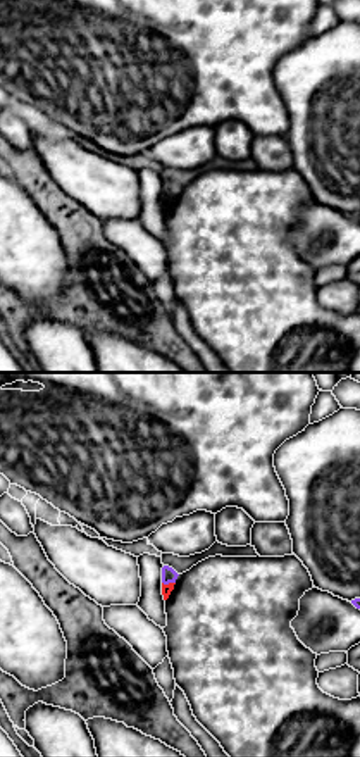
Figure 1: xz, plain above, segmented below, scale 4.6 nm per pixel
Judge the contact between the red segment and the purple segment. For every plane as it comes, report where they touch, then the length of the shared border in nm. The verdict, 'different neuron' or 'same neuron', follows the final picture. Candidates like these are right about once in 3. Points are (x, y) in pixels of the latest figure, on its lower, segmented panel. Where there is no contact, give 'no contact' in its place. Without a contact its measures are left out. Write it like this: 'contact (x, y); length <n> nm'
contact (169, 583); length 60 nm

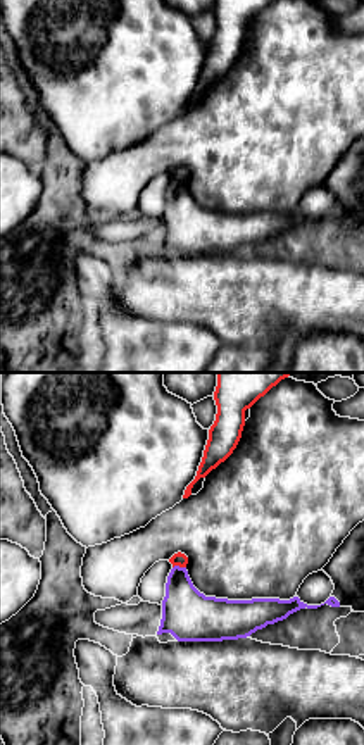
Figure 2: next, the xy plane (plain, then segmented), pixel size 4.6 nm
contact (178, 564); length 60 nm

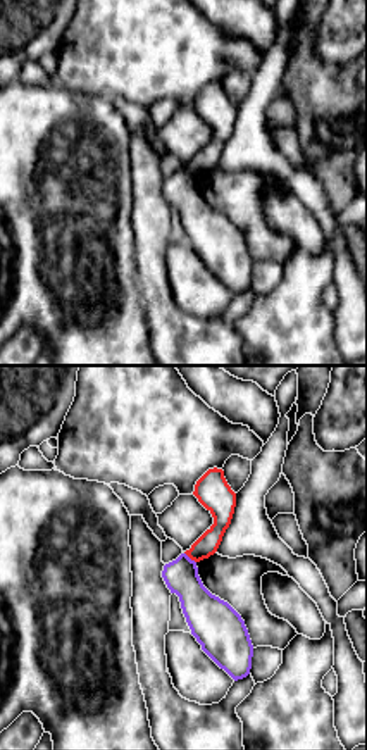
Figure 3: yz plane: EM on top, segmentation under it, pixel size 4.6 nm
contact (190, 557); length 80 nm

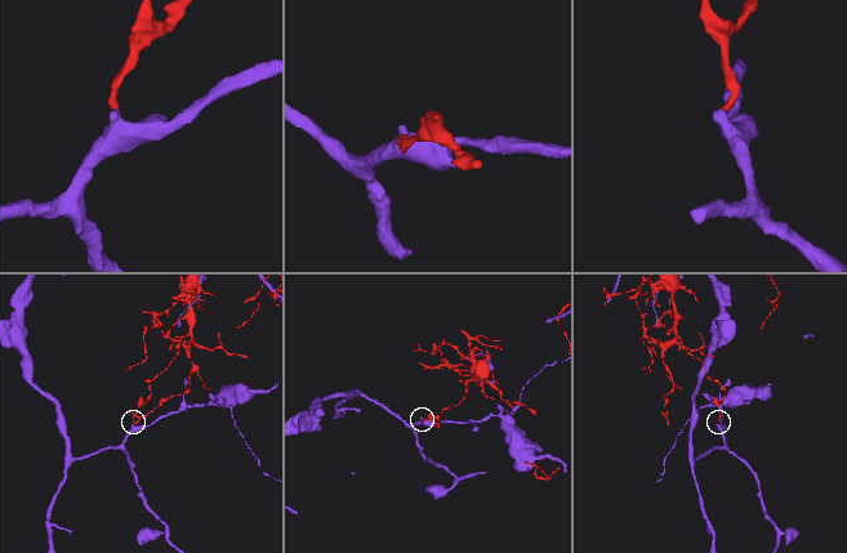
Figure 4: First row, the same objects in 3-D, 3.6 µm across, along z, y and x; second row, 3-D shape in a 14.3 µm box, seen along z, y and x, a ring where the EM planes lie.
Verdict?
different neuron

